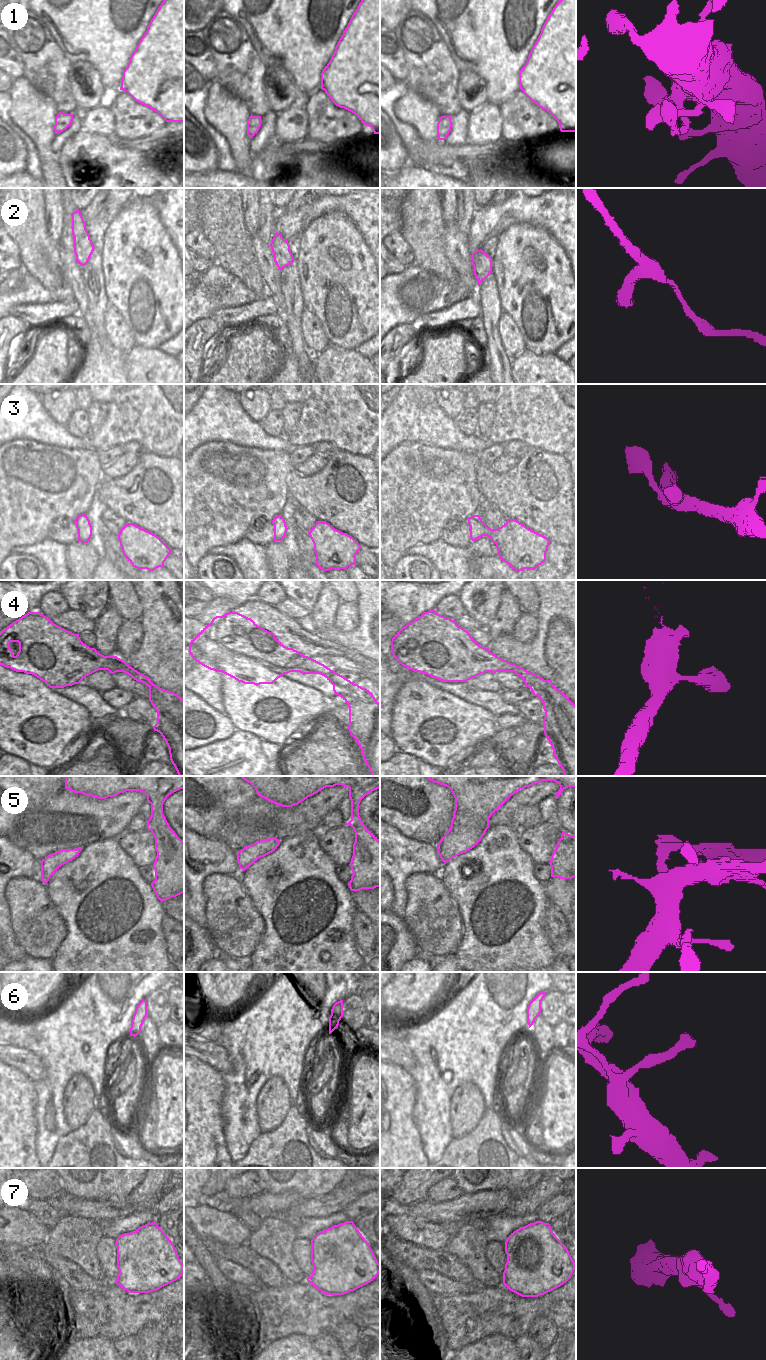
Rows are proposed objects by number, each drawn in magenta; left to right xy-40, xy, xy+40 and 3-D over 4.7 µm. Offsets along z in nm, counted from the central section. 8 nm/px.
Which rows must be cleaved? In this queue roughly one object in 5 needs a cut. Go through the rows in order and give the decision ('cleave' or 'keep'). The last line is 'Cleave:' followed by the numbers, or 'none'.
1: keep
2: keep
3: keep
4: keep
5: cleave
6: keep
7: cleave
Cleave: 5, 7

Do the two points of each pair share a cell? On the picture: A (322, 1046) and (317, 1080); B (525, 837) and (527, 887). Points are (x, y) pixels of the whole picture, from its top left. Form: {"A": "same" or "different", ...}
{"A": "same", "B": "different"}

